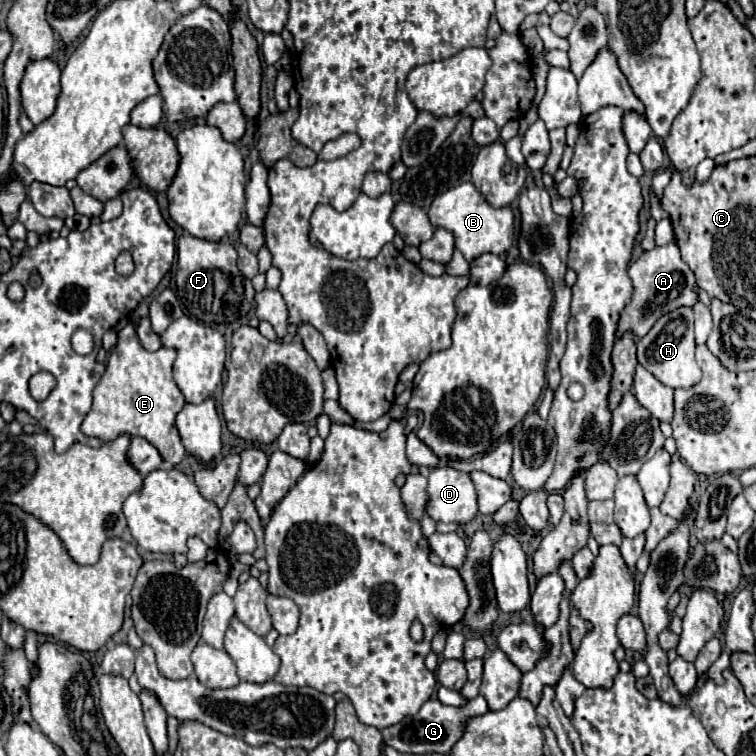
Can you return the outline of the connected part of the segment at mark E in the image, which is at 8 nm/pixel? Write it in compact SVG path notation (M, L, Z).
M128 322L118 332L118 342L110 350L106 372L94 388L94 404L82 422L82 432L86 436L96 436L102 442L114 440L120 434L142 436L158 448L166 464L178 464L186 448L176 430L174 418L186 404L182 390L176 386L172 376L172 364L176 360L176 350L160 348L156 352L144 350L136 338L132 322Z

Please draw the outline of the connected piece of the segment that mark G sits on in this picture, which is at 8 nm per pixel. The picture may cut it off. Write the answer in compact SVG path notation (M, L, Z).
M482 696L468 700L468 704L464 708L452 708L452 706L442 704L438 698L432 698L412 718L404 718L404 722L398 722L396 726L384 728L382 730L384 744L396 748L402 754L432 754L432 752L448 754L452 744L462 736L462 728L466 724L466 720L472 716L486 714L486 712L488 712L488 706L486 706L486 700Z

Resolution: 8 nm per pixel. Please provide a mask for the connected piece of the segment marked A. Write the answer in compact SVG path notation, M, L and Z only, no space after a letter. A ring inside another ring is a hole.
M672 242L668 246L656 246L650 252L644 252L636 262L632 262L628 266L628 276L634 284L634 292L632 292L632 300L628 306L624 306L622 314L620 314L620 322L618 322L618 330L616 336L620 338L620 334L624 334L624 330L632 330L632 334L636 334L636 342L648 334L648 330L656 324L656 320L680 306L694 306L696 304L696 294L694 294L694 274L692 270L688 270L688 264L682 262L678 246Z

